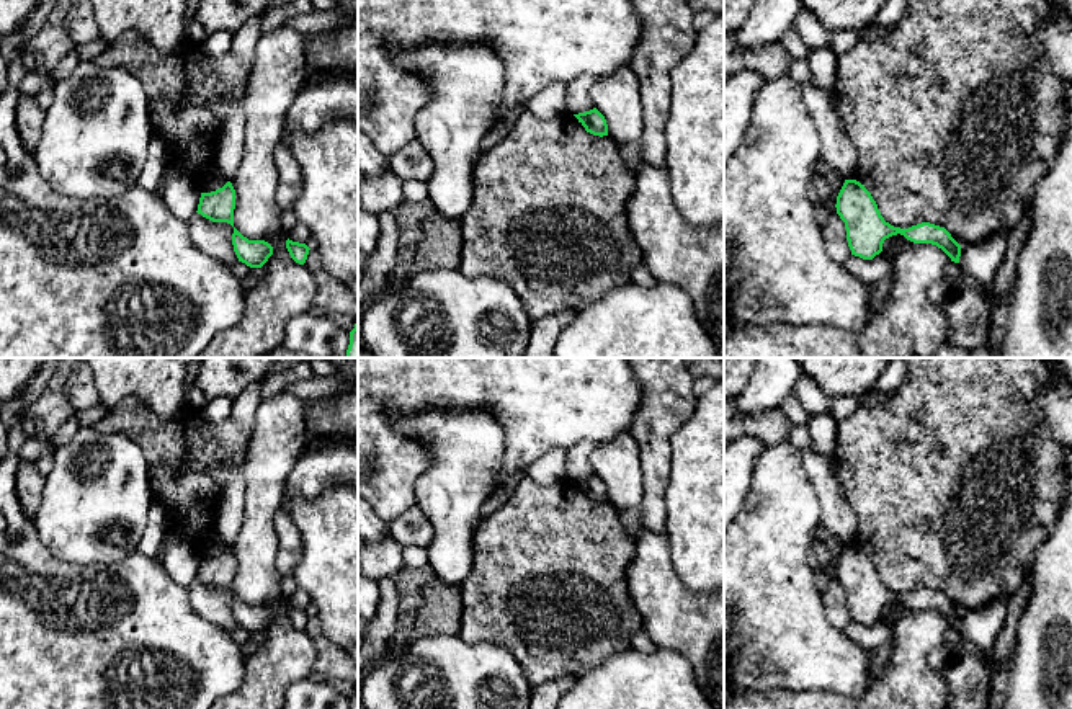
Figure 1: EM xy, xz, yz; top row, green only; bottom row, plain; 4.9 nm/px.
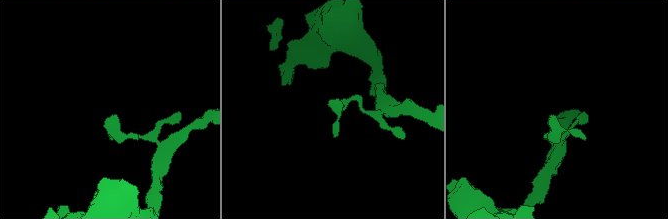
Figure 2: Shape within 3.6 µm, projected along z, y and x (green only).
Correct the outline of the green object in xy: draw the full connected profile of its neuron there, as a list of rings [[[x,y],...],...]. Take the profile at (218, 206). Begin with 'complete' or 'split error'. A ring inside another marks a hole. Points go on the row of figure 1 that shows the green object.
complete; [[[230,181],[222,188],[201,193],[198,214],[212,222],[227,222],[234,227],[235,190]]]

